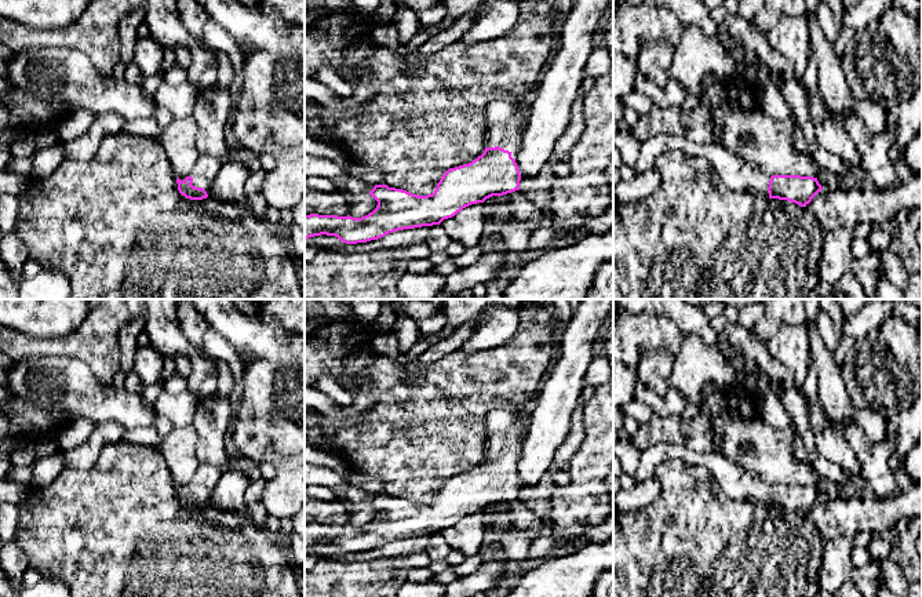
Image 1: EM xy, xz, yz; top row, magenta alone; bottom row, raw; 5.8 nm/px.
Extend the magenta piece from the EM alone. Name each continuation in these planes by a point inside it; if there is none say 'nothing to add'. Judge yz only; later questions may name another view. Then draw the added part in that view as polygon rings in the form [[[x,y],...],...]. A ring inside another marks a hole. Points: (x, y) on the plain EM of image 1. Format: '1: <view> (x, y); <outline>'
1: yz (736, 483); [[[656,444],[641,451],[639,462],[633,477],[637,483],[655,476],[656,469],[670,461],[703,466],[719,485],[722,492],[730,499],[747,499],[752,503],[769,506],[769,483],[757,474],[741,469],[726,456],[717,452],[696,452],[677,444]]]

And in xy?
1: xy (206, 477); [[[200,465],[192,480],[186,485],[182,485],[179,488],[185,489],[187,485],[192,485],[192,494],[196,496],[203,496],[209,505],[211,492],[219,481],[221,476],[221,469],[211,465]]]

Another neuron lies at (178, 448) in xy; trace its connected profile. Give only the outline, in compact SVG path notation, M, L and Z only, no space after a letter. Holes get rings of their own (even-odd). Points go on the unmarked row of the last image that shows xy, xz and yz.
M193 426L174 427L163 441L160 452L167 461L176 488L186 485L200 466L196 443L197 433Z

